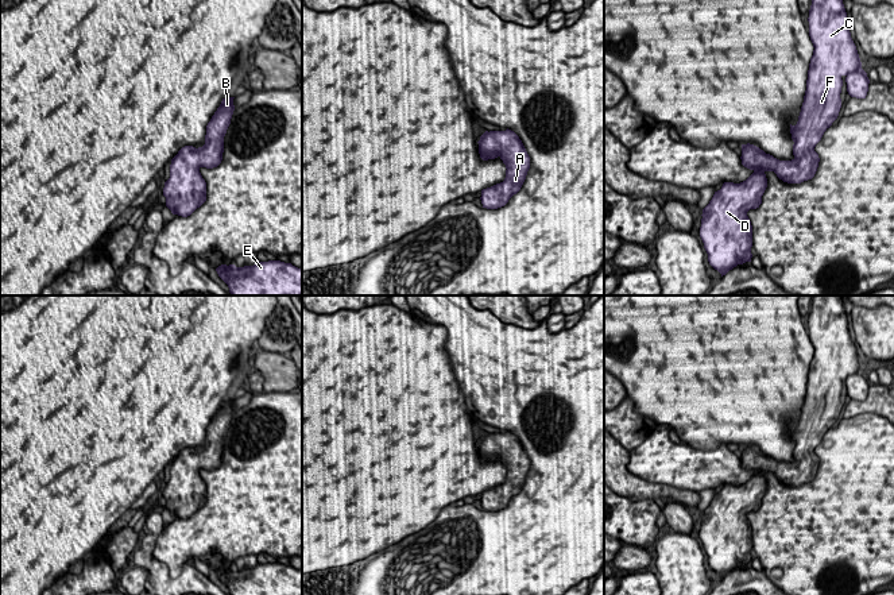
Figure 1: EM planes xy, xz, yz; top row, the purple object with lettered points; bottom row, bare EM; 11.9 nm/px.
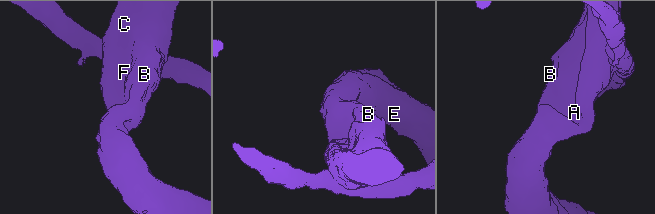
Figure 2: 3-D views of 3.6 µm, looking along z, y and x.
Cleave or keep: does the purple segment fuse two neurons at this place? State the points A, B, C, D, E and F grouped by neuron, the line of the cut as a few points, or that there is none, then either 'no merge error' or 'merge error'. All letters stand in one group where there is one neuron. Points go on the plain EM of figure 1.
groups A B C D E F; cut none; no merge error

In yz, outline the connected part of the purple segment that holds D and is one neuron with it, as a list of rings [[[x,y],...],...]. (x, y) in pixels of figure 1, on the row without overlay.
[[[813,295],[808,324],[814,352],[809,366],[806,393],[798,424],[796,428],[790,426],[794,460],[792,463],[779,463],[754,447],[742,447],[742,467],[754,475],[740,486],[724,484],[703,511],[700,540],[708,556],[709,567],[721,579],[738,567],[751,564],[752,528],[747,514],[759,510],[762,506],[762,498],[767,490],[765,475],[774,474],[779,482],[787,486],[801,486],[812,482],[820,464],[814,449],[839,418],[843,385],[847,385],[847,394],[851,399],[866,401],[867,398],[870,382],[862,371],[856,348],[851,340],[843,297]]]

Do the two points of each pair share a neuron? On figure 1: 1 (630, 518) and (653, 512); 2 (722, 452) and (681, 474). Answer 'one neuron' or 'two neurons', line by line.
1: one neuron
2: one neuron

